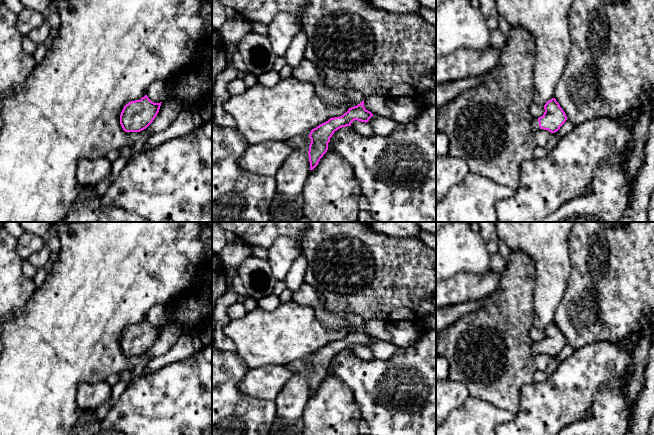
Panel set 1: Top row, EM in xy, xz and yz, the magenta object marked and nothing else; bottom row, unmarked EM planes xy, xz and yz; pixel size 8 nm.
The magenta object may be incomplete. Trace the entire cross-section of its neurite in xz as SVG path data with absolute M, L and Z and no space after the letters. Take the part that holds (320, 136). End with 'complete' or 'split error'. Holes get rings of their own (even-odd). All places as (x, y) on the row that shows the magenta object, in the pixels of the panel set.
M304 60L297 67L292 67L293 77L301 81L310 81L319 98L329 105L349 104L351 107L340 117L328 121L312 129L309 138L310 170L313 170L328 150L328 143L335 131L342 127L351 126L354 120L367 123L373 114L364 107L365 96L356 90L339 88L331 90L325 83L324 73L312 62Z; split error

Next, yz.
M555 98L547 101L544 105L545 112L539 117L533 117L531 130L533 132L540 129L548 130L551 133L557 132L567 120L567 116Z; split error

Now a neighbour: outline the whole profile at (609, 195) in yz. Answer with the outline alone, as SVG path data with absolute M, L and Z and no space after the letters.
M630 142L624 152L624 159L619 165L600 165L595 169L592 184L587 193L569 200L558 210L545 217L541 222L619 222L622 214L626 211L630 204L632 189L635 185L636 176L629 179L626 176L626 164L630 153Z

